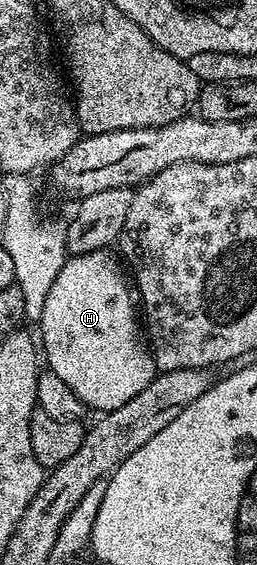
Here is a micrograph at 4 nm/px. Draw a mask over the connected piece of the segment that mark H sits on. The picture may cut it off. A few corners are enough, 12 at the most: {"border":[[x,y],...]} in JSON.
{"border":[[67,256],[40,320],[45,364],[87,410],[156,375],[123,262]]}

